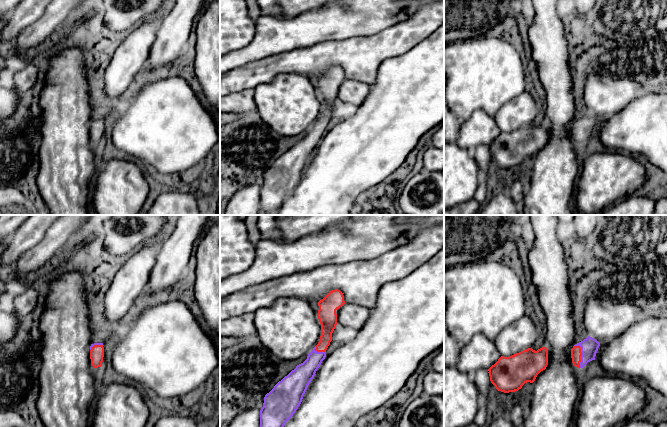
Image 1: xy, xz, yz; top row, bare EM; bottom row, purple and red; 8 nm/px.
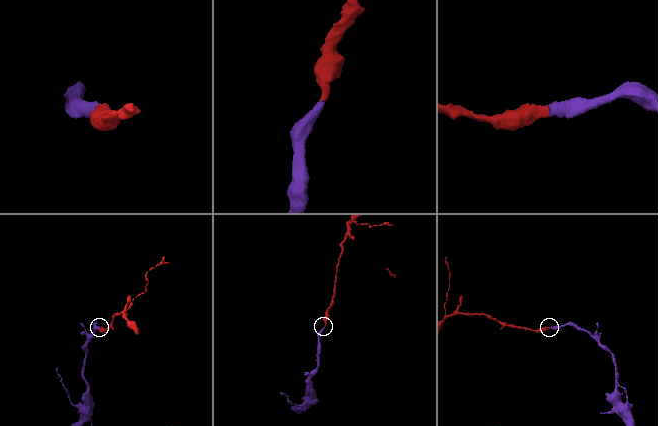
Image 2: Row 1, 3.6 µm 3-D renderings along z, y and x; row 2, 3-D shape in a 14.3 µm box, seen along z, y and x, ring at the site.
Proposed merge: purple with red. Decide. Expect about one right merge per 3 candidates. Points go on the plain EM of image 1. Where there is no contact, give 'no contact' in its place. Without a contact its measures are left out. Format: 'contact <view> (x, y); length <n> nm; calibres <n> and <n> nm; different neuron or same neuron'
contact yz (582, 130); length 190 nm; calibres 140 and 90 nm; same neuron

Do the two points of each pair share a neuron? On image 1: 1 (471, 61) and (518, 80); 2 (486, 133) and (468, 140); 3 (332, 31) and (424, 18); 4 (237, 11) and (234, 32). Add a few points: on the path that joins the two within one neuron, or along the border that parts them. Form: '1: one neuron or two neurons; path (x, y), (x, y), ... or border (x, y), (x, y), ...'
1: one neuron; path (483, 73), (491, 73), (506, 80)
2: one neuron; path (482, 133), (475, 133), (472, 136)
3: two neurons; border (417, 10), (405, 20), (398, 21), (380, 30)
4: one neuron; path (234, 16), (234, 27)

